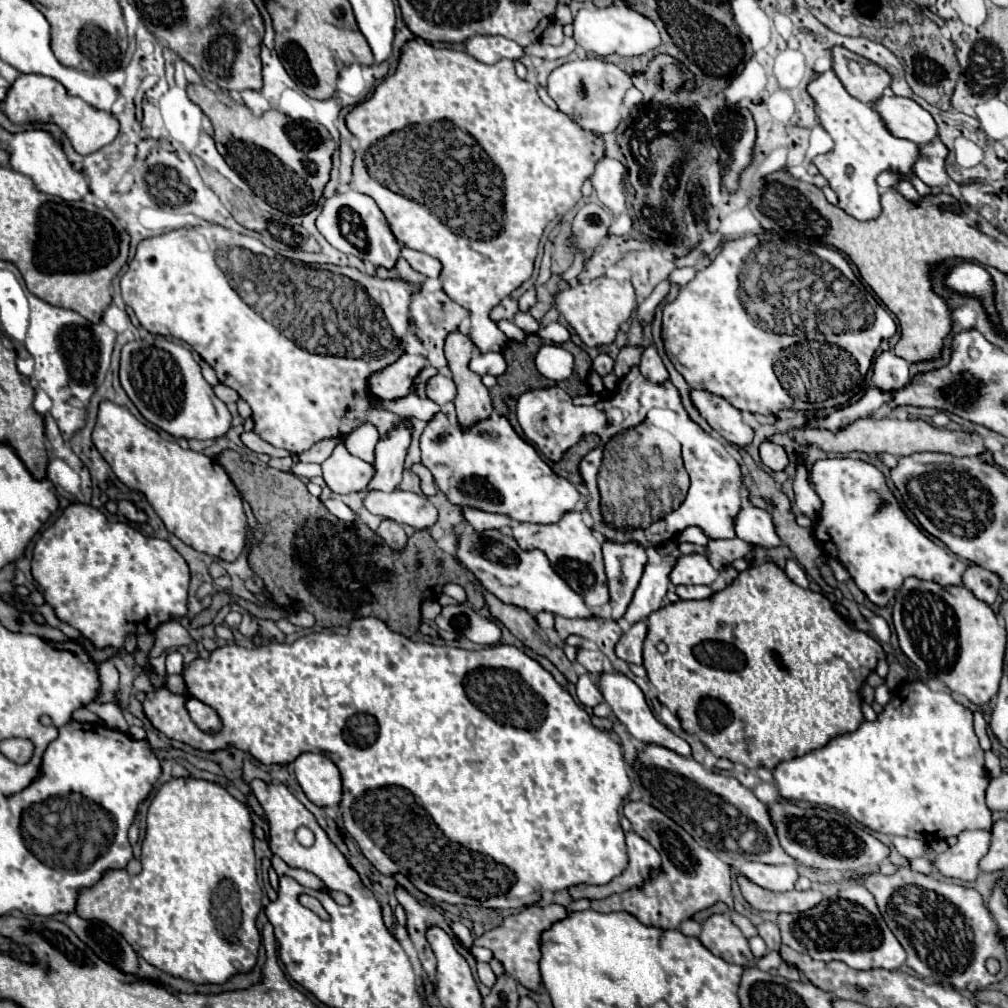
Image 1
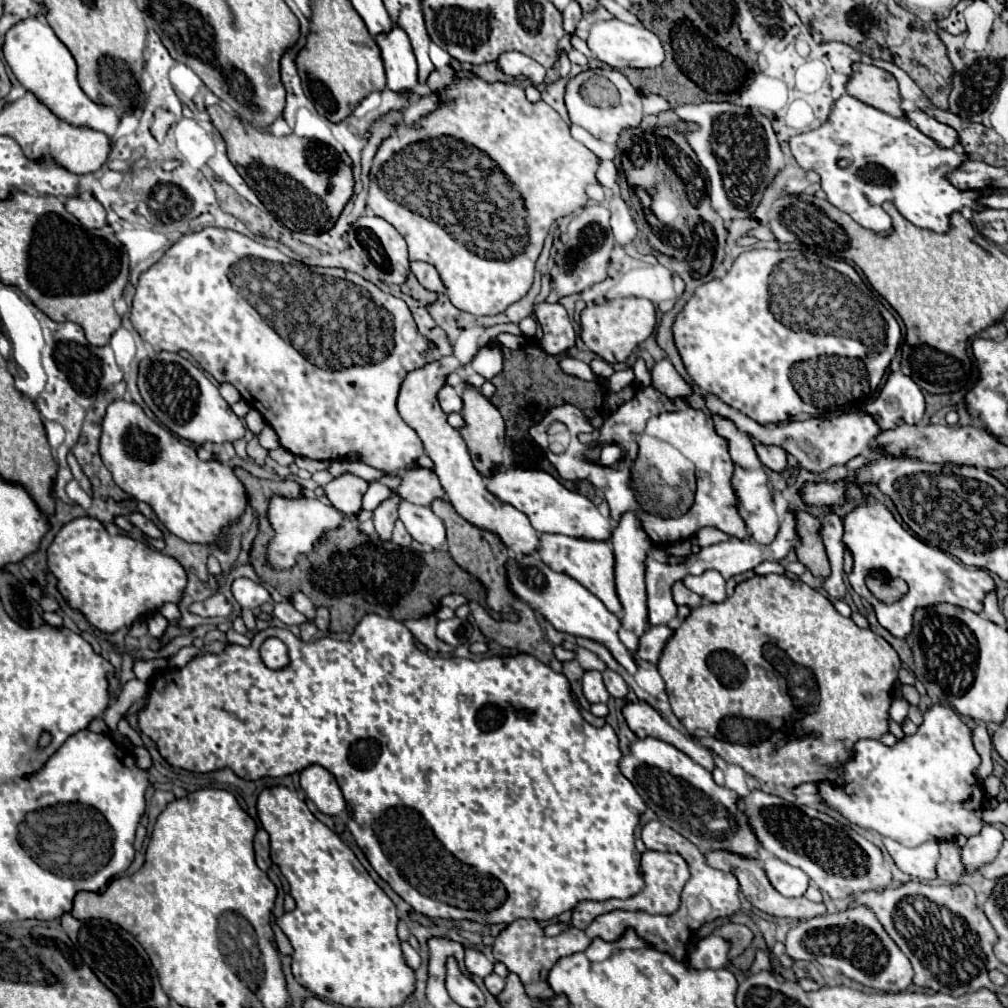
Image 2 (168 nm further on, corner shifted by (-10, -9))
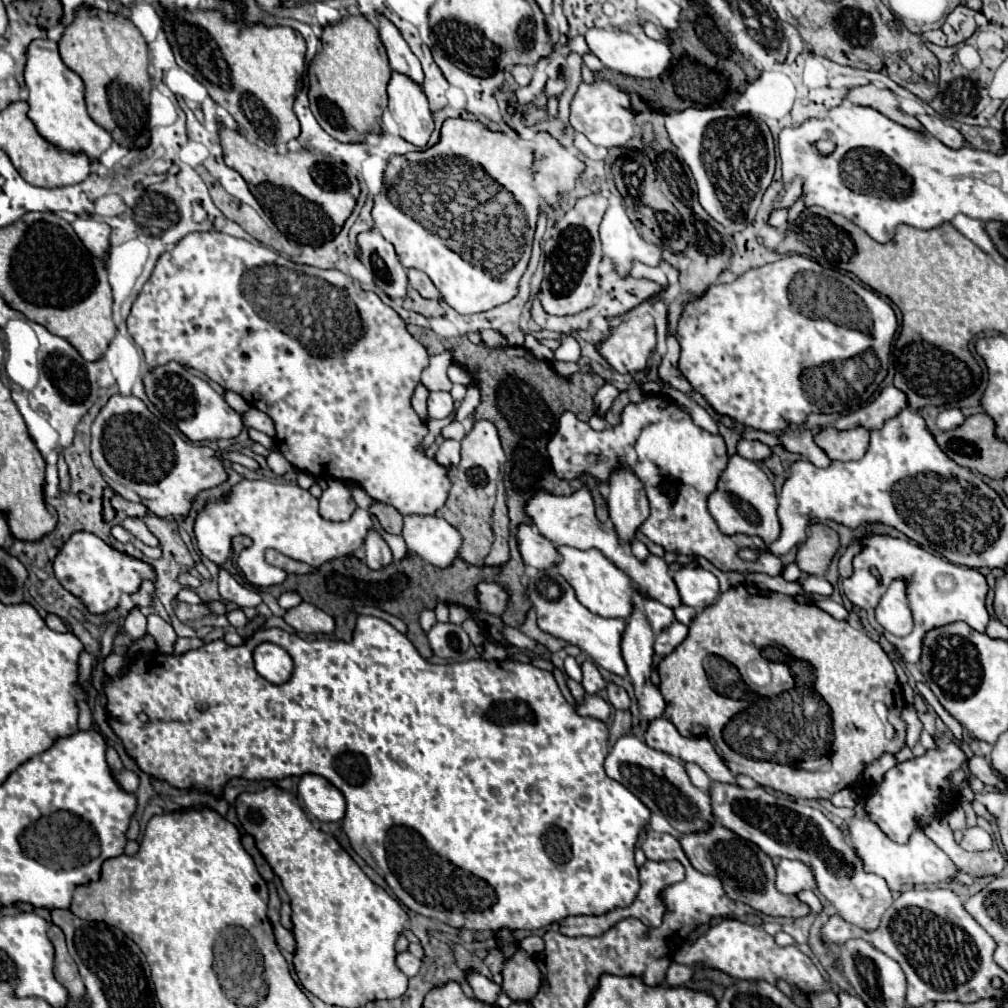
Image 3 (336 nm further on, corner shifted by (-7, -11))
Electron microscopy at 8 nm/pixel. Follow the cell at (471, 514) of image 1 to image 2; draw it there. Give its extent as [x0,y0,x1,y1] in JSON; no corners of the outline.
[397,355,539,555]

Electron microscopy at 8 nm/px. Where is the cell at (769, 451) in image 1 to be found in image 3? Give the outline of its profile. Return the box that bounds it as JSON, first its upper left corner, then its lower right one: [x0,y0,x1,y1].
[738,439,772,461]

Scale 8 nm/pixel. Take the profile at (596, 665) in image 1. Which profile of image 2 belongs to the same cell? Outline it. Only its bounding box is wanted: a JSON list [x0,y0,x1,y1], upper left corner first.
[603,669,629,699]

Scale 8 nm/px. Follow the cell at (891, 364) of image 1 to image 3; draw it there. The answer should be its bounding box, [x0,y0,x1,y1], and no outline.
[836,385,908,431]

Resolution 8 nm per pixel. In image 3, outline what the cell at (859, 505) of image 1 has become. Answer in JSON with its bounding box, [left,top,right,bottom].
[842,533,988,663]

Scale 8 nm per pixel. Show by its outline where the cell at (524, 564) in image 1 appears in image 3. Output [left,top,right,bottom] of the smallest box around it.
[526,567,626,677]

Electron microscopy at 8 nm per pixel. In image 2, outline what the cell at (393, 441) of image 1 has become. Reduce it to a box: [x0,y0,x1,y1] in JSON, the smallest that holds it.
[373,495,401,541]

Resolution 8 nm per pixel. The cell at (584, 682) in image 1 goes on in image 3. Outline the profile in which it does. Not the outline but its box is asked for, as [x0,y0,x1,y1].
[582,659,606,695]

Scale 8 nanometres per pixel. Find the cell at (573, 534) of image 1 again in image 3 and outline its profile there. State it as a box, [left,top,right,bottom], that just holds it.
[556,547,634,619]

